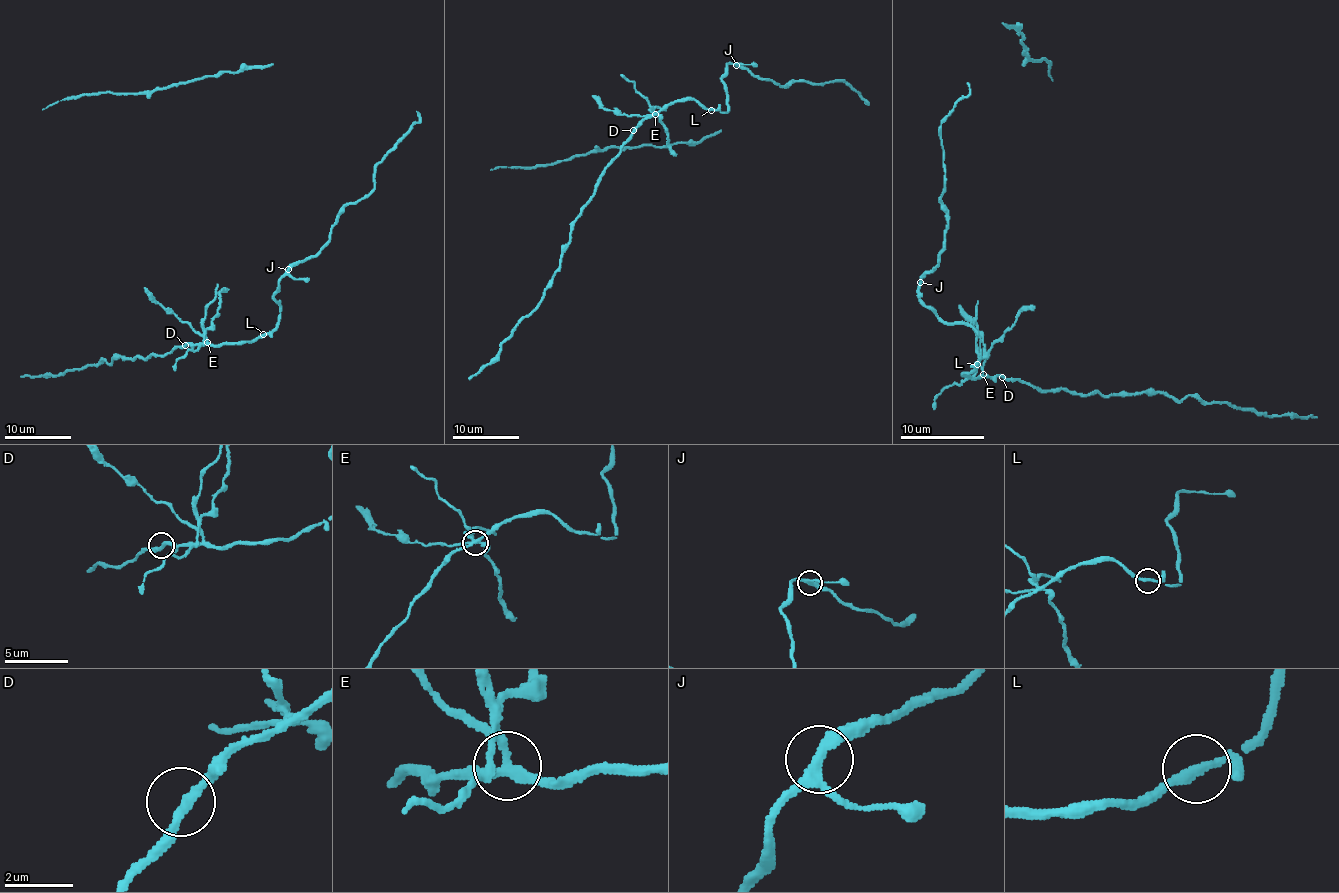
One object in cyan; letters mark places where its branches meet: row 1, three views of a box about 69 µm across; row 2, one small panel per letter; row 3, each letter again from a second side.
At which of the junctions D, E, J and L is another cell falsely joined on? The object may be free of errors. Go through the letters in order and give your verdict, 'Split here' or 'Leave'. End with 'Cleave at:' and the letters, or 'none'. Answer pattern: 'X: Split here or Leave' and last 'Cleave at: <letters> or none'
D: Leave
E: Split here
J: Leave
L: Leave
Cleave at: E

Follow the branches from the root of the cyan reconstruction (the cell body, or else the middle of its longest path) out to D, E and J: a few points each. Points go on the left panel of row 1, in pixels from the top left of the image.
D: (302, 261), (278, 283), (278, 291), (273, 298), (280, 306), (280, 321), (273, 329), (250, 341), (185, 345)
E: (302, 261), (278, 283), (278, 291), (273, 298), (280, 306), (280, 321), (273, 329), (250, 341), (206, 343)
J: (302, 261), (288, 269)

